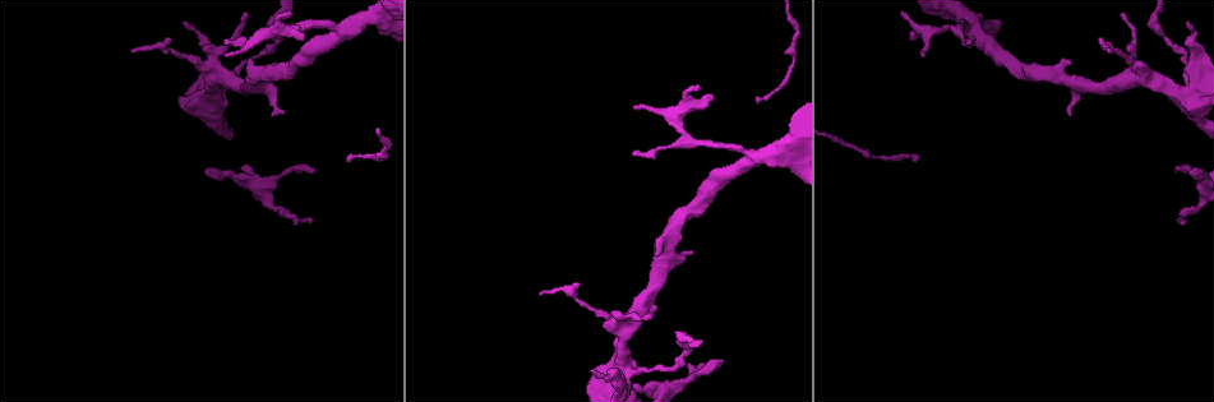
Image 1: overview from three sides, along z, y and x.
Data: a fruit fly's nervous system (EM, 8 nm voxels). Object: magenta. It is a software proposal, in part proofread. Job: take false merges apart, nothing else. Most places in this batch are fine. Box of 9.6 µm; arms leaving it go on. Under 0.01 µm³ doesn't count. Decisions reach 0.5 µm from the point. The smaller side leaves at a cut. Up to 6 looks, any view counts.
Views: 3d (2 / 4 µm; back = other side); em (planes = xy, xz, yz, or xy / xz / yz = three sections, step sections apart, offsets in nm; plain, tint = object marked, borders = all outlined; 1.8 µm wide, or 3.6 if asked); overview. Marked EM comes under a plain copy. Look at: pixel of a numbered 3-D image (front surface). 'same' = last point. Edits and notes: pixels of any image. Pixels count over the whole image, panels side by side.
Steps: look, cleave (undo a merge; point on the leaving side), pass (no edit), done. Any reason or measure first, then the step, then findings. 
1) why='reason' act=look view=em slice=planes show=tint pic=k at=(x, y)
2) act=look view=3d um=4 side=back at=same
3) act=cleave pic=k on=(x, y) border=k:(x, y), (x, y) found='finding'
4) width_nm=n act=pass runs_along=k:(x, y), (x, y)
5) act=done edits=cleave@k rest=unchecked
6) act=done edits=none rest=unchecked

why='sudden change in width' act=look view=em slice=planes show=tint pic=1 at=(1189, 209)

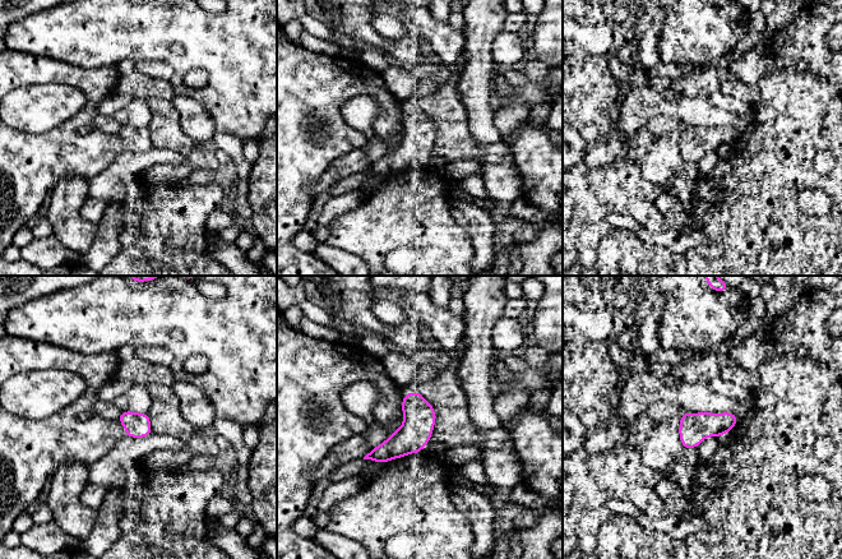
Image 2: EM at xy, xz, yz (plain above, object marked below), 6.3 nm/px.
width_nm=160 act=pass found='one cell here'

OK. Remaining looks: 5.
why='arms run side by side' act=look view=3d um=4 pic=1 at=(1185, 93)

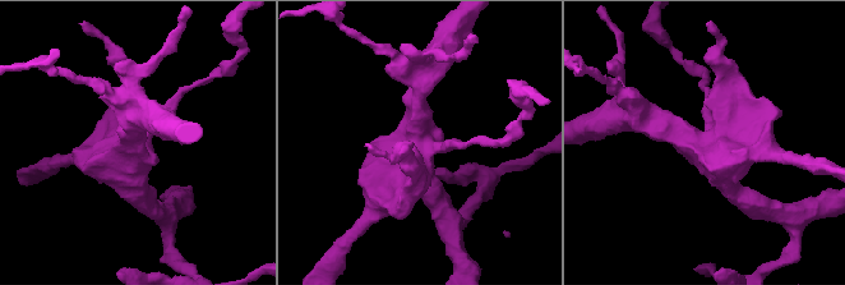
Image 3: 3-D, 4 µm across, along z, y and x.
why='need the tissue' act=look view=em um=3.6 slice=planes show=tint pic=3 at=(132, 149)

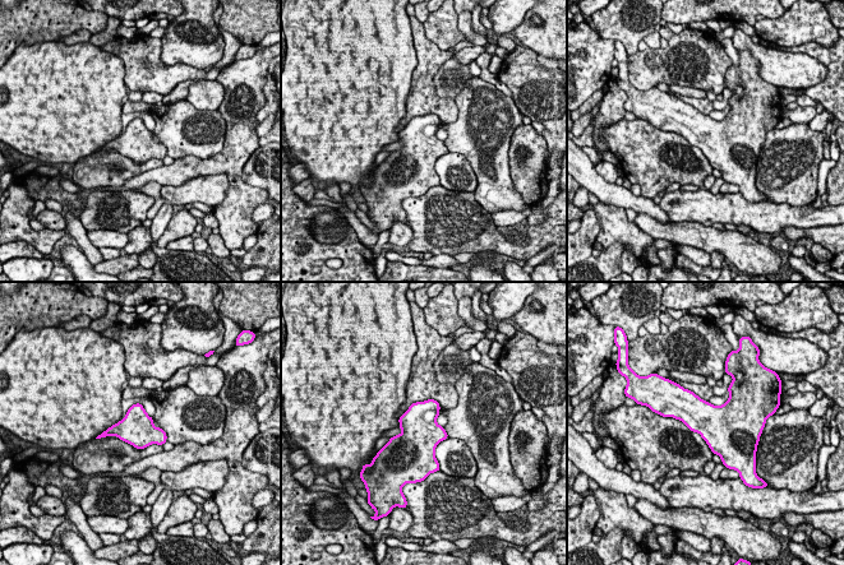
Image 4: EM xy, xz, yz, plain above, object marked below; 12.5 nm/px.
act=pass found='one cell here'

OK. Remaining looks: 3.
why='three arms meet' act=look view=em slice=planes show=tint pic=1 at=(343, 31)

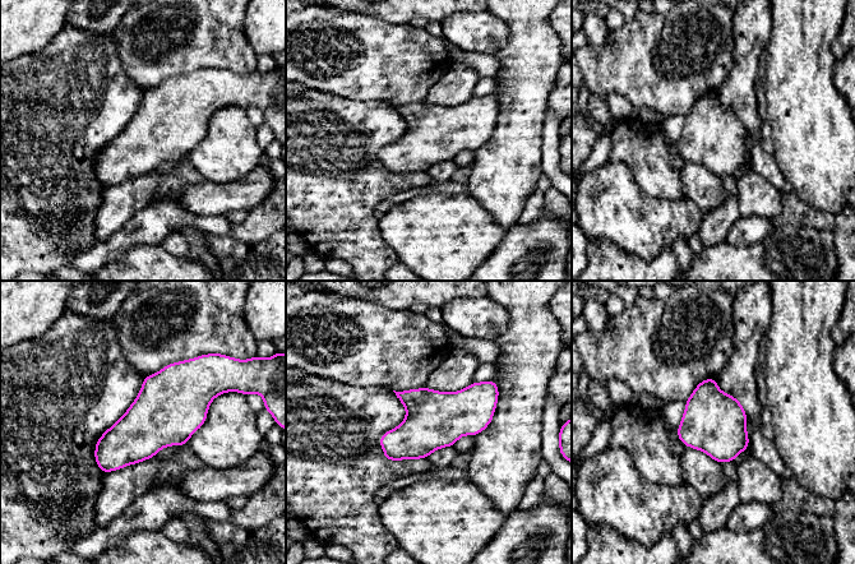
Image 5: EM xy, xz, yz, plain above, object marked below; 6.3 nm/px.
width_nm=360 act=pass found='one cell here'

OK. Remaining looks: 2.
act=done edits=none rest=unchecked

